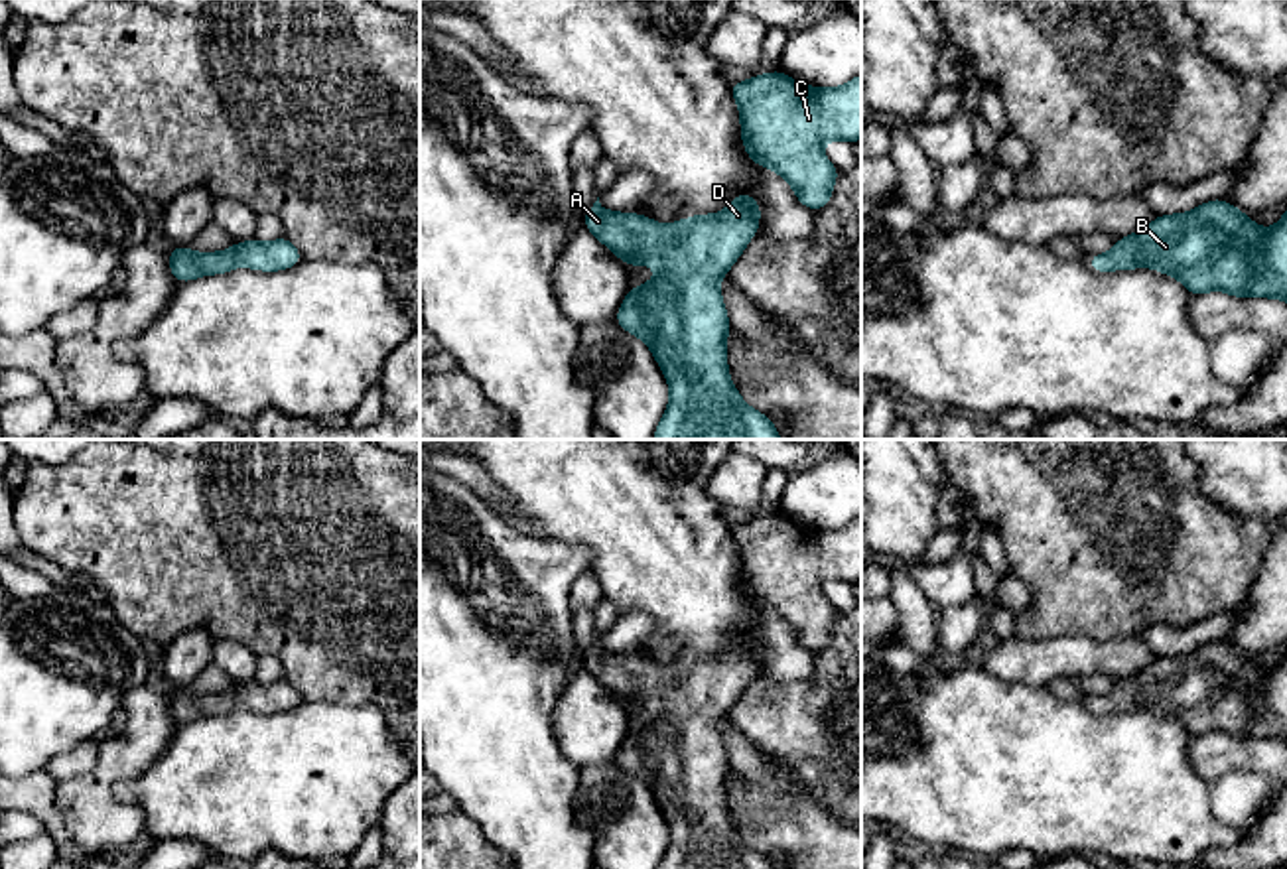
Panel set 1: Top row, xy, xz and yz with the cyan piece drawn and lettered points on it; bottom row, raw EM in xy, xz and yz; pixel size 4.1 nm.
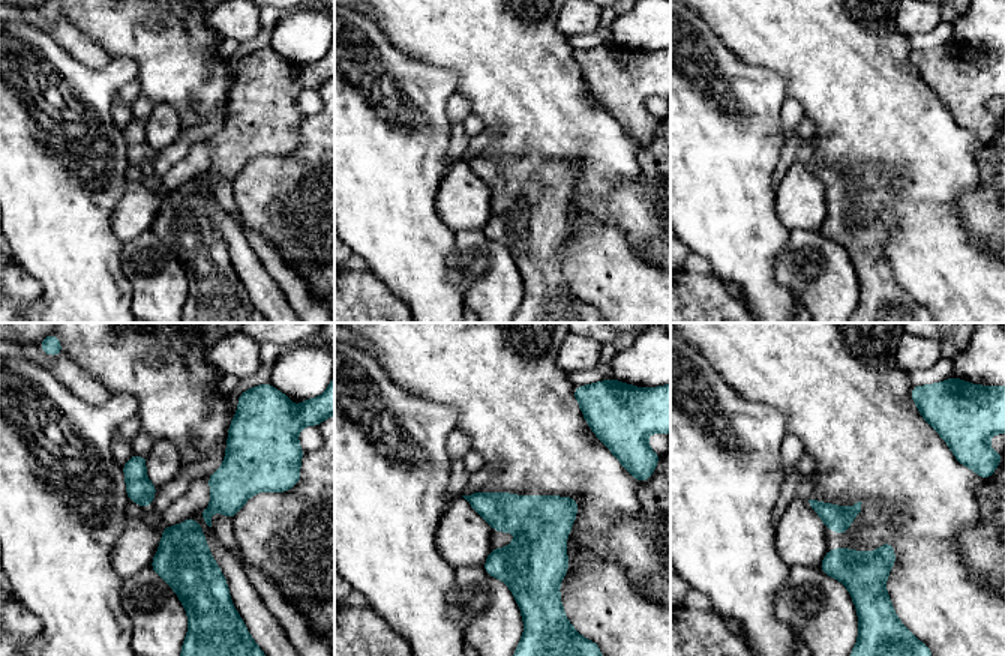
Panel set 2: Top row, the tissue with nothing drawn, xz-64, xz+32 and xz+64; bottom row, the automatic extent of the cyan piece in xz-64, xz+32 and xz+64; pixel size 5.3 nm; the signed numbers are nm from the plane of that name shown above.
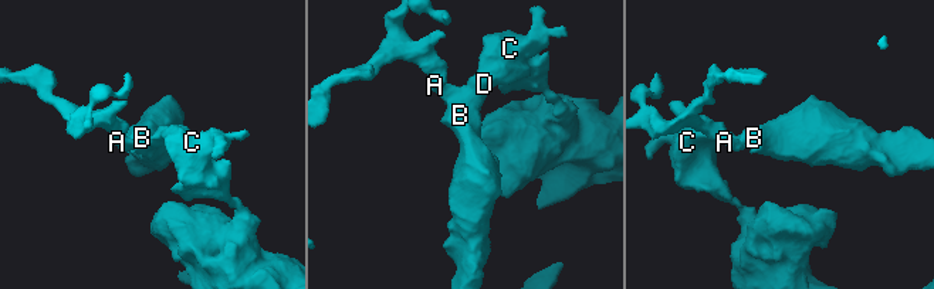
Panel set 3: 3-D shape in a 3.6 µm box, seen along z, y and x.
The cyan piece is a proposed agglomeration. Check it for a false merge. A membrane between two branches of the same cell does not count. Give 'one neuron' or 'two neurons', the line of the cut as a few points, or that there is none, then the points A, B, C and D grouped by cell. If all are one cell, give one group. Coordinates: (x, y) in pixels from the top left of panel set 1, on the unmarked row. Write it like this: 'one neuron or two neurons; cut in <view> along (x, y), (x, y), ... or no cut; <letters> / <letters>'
one neuron; no cut; A B C D

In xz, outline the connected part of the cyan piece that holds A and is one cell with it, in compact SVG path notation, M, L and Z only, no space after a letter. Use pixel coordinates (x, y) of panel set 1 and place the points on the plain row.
M739 635L719 656L694 656L670 668L637 654L609 654L599 638L583 658L585 670L627 707L641 707L646 700L648 709L660 713L652 723L627 731L615 757L625 772L650 788L668 822L670 845L658 869L775 869L765 855L743 843L727 816L729 763L717 729L757 676L759 656L757 640Z

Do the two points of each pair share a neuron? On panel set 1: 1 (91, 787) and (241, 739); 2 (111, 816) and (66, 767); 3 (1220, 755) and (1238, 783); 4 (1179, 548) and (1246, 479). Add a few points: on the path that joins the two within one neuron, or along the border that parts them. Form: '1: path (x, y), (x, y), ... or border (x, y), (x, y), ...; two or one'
1: border (172, 730), (156, 759), (115, 787), (142, 814); two
2: border (101, 739), (97, 761), (87, 771), (58, 781); two
3: border (1266, 773), (1250, 769), (1224, 771), (1211, 783); two
4: border (1197, 466), (1213, 499), (1264, 521); two

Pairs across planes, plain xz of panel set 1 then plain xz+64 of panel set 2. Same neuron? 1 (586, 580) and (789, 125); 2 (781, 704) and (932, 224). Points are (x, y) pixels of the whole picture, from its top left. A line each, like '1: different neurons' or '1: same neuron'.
1: same neuron
2: different neurons

